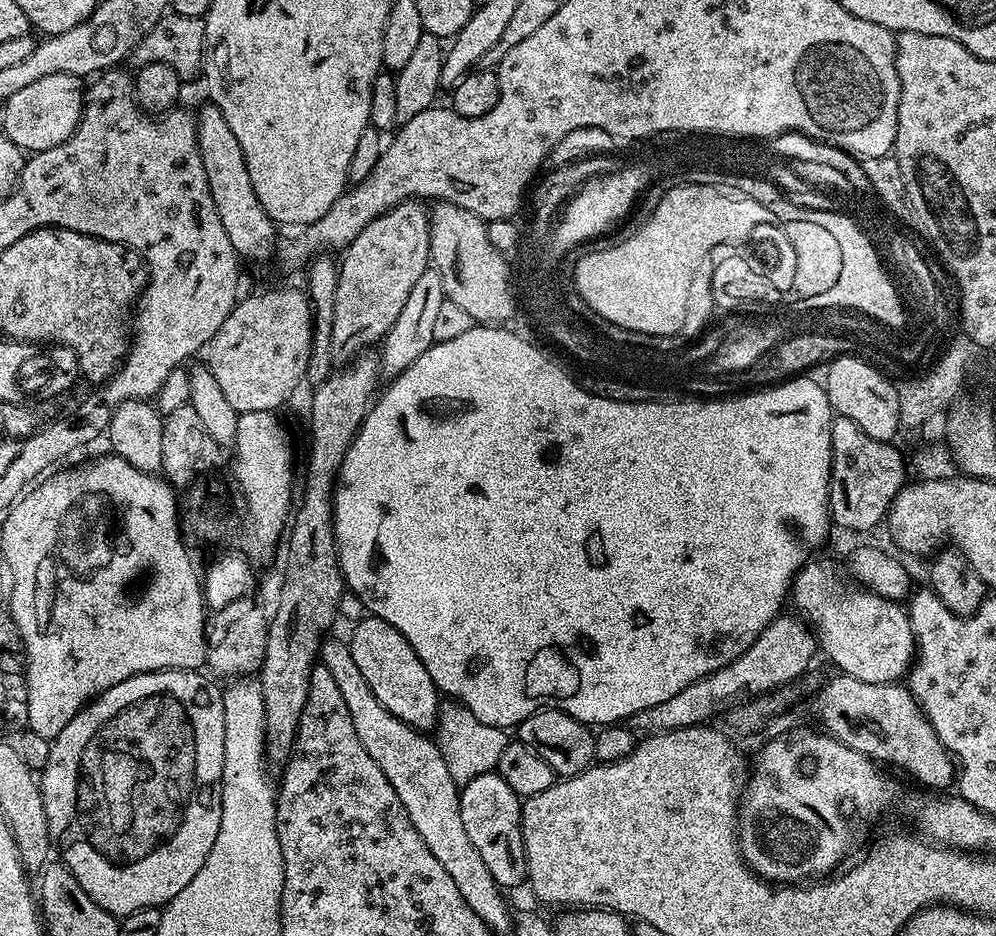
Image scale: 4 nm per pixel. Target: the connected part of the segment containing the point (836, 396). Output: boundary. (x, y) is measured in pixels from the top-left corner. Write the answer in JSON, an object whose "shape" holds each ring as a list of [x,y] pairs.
{"shape":[[[845,355],[831,361],[826,371],[828,373],[822,377],[822,383],[835,415],[850,418],[850,422],[854,422],[858,430],[870,434],[870,438],[889,442],[897,439],[896,431],[900,432],[902,428],[899,422],[898,388],[893,381],[887,380],[888,376],[879,367],[859,355]]]}

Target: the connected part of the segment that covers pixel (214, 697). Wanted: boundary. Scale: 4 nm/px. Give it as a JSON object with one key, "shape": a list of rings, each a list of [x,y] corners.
{"shape":[[[167,668],[161,672],[143,672],[137,676],[118,682],[118,686],[110,686],[95,700],[88,701],[66,726],[62,726],[62,734],[50,741],[50,754],[46,766],[39,773],[40,793],[46,806],[48,831],[52,833],[55,843],[64,851],[62,863],[66,865],[82,882],[82,890],[102,906],[102,910],[111,912],[117,918],[134,914],[134,910],[143,908],[160,908],[178,894],[178,890],[190,886],[190,878],[202,870],[202,862],[214,847],[214,838],[218,838],[218,830],[222,822],[222,770],[224,769],[224,693],[215,688],[210,681],[196,670],[187,668]]]}

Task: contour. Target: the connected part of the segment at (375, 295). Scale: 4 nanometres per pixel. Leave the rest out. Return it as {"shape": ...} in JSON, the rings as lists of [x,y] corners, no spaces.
{"shape":[[[416,198],[395,204],[389,212],[371,220],[362,234],[358,234],[358,238],[351,240],[343,249],[344,261],[340,260],[338,264],[337,290],[334,294],[332,354],[337,361],[347,362],[353,356],[371,349],[368,347],[372,343],[382,341],[401,313],[414,282],[430,268],[430,212],[420,204],[423,203]]]}

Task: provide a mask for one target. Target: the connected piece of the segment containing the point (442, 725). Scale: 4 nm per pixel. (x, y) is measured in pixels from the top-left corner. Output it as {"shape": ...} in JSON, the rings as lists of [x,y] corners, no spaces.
{"shape":[[[451,698],[445,699],[440,705],[434,739],[440,747],[442,758],[446,758],[450,778],[454,778],[457,786],[466,785],[478,775],[493,771],[498,758],[502,758],[502,750],[506,750],[506,746],[510,743],[509,733],[505,729],[486,726],[486,722],[478,722],[478,718],[466,705]]]}

